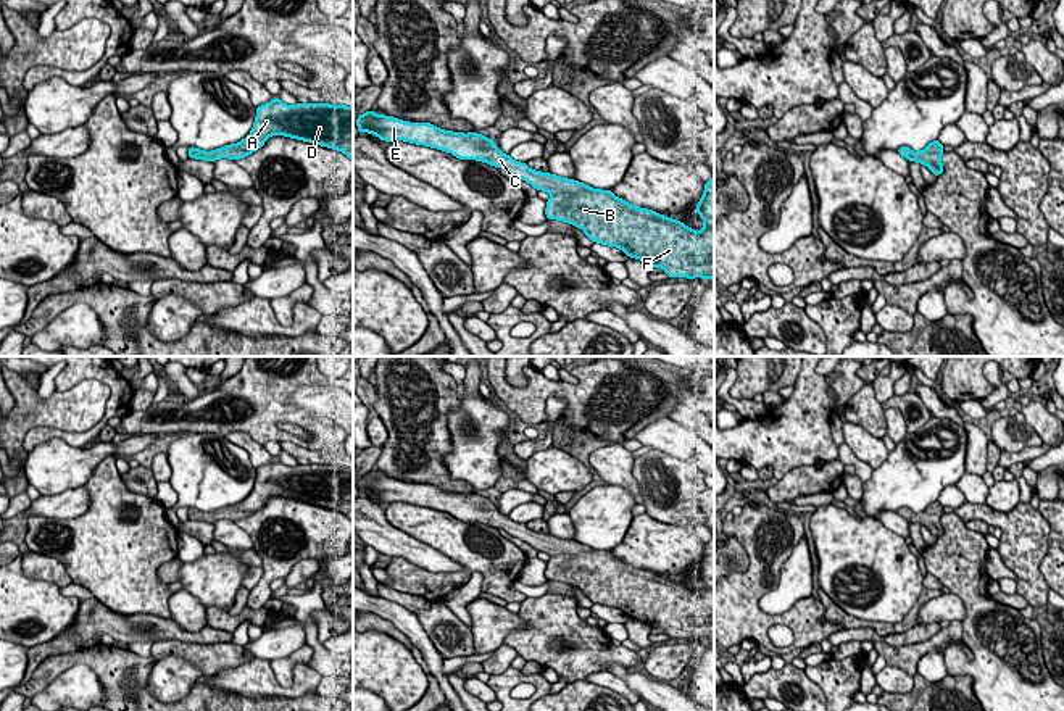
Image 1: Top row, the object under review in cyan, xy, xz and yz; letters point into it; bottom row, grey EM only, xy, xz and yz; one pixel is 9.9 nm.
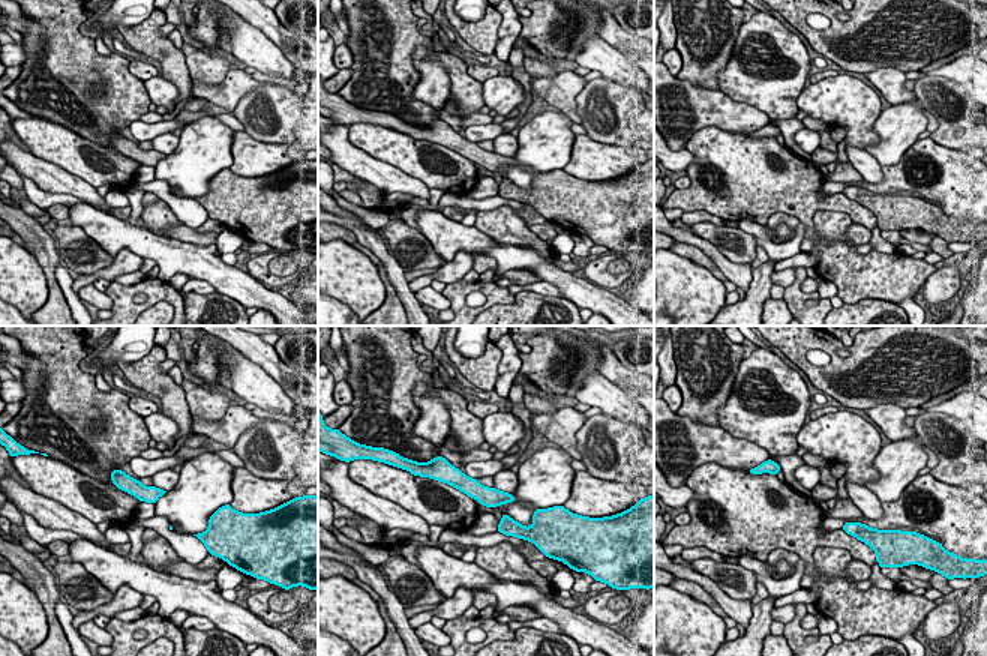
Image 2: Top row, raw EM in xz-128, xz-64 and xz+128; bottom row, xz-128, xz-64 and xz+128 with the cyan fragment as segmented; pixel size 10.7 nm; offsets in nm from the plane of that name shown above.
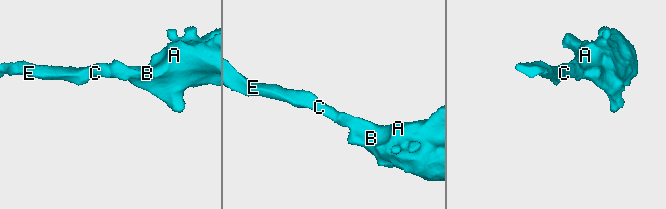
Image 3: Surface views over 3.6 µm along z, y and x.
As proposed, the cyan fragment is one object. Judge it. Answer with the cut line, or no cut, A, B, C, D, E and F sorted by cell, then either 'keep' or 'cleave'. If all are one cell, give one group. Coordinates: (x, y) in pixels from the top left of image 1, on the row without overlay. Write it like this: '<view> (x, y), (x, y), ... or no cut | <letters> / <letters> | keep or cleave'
no cut | A B C D E F | keep

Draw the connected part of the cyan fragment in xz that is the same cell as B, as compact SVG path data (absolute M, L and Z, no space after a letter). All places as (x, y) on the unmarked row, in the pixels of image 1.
M372 471L358 477L358 492L380 501L405 501L448 513L459 521L477 521L503 529L511 537L548 553L547 580L580 588L596 605L617 608L630 619L663 629L669 638L714 638L714 537L704 543L696 566L704 588L693 592L680 582L617 559L611 551L592 550L579 542L530 530L474 493L443 492L430 484L408 484Z

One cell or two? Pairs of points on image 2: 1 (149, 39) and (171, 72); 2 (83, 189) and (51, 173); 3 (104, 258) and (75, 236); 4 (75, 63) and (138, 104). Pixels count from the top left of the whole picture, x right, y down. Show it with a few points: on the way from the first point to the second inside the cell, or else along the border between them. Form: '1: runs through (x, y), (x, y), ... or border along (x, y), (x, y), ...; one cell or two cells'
1: runs through (155, 47), (170, 65); one cell
2: runs through (75, 186), (59, 180); one cell
3: runs through (96, 257), (83, 243); one cell
4: runs through (90, 69), (105, 72), (123, 90); one cell

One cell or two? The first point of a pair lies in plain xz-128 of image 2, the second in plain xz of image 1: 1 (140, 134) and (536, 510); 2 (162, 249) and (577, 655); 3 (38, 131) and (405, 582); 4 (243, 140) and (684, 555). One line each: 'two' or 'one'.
1: one
2: two
3: one
4: one

